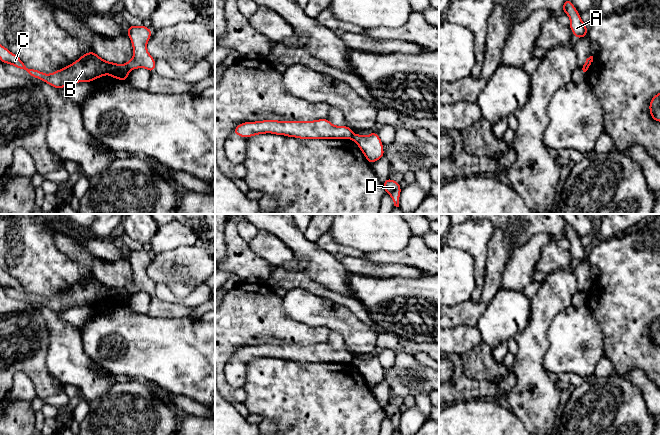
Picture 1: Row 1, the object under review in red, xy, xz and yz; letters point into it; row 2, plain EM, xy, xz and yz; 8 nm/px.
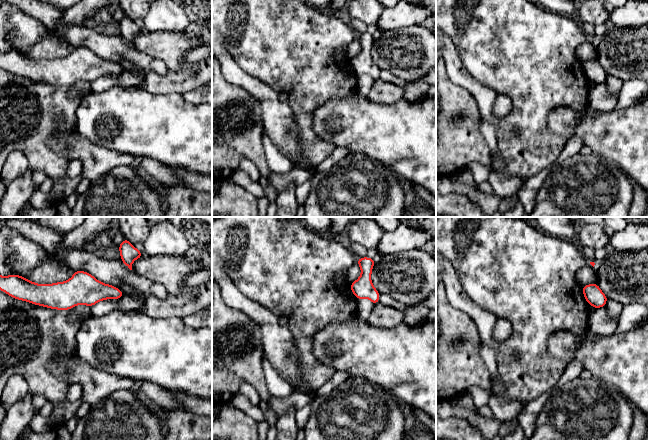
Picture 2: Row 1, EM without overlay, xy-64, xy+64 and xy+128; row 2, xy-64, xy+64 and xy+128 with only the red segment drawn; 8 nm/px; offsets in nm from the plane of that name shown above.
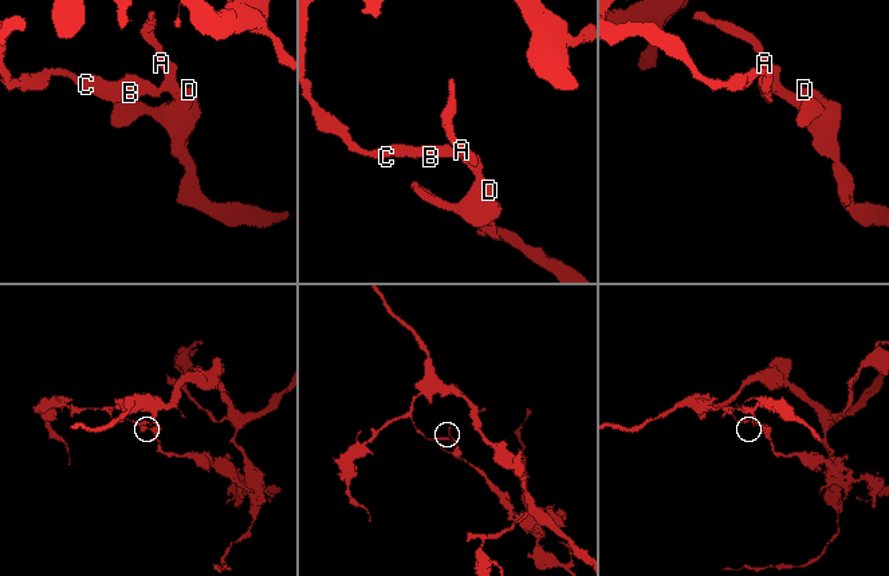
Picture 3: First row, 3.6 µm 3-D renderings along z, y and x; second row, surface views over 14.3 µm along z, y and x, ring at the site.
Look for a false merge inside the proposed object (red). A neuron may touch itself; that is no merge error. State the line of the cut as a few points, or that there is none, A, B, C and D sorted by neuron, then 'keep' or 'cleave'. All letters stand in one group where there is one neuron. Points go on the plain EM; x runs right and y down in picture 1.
cut xy (125, 288), (129, 294); groups A D / B C; cleave

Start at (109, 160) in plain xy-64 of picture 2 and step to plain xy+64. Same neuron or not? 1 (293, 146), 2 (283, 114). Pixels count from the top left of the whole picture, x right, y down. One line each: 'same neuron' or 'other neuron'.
1: same neuron
2: same neuron

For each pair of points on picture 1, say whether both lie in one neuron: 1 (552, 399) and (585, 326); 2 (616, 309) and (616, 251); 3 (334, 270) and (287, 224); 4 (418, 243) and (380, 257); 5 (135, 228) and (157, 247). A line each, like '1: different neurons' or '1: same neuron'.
1: different neurons
2: same neuron
3: same neuron
4: same neuron
5: different neurons

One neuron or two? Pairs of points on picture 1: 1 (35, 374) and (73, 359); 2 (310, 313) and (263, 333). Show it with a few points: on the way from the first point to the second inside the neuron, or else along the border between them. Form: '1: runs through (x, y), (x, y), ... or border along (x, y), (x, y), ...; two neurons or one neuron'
1: border along (47, 346), (46, 367), (60, 382); two neurons
2: border along (282, 300), (284, 311), (291, 318), (317, 326); two neurons

